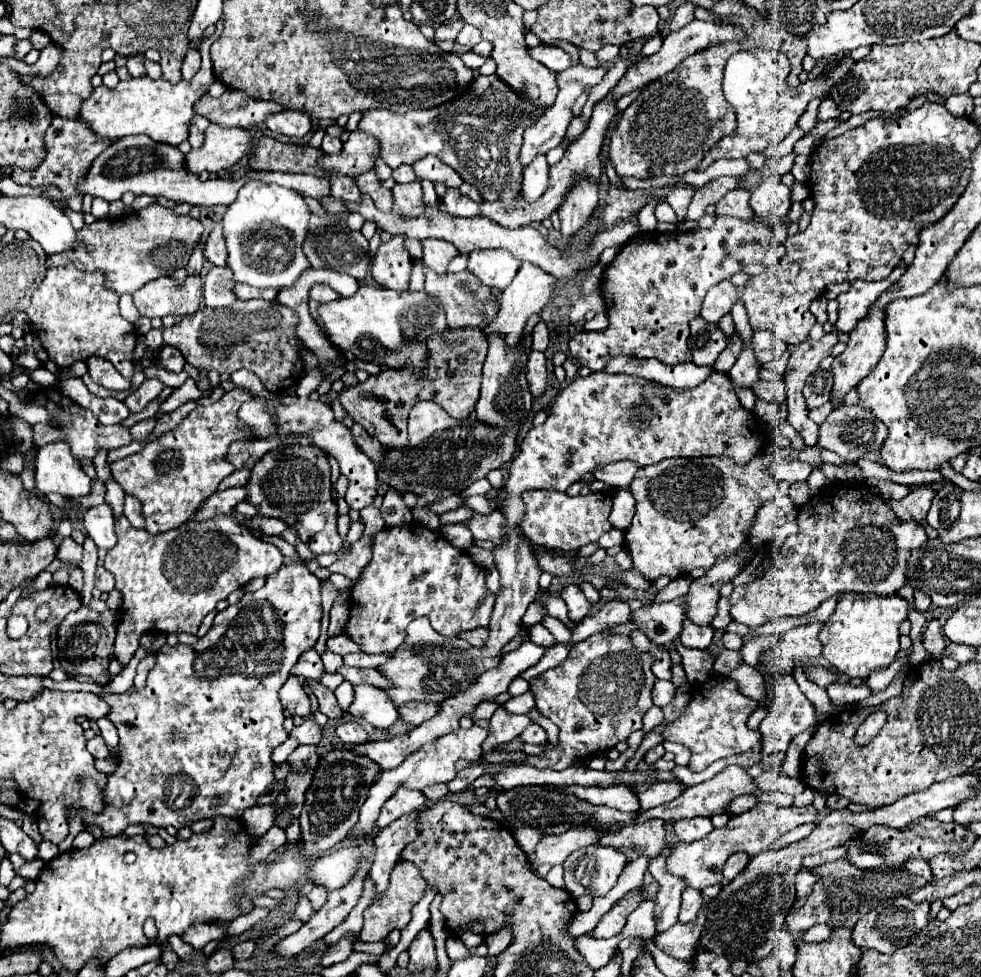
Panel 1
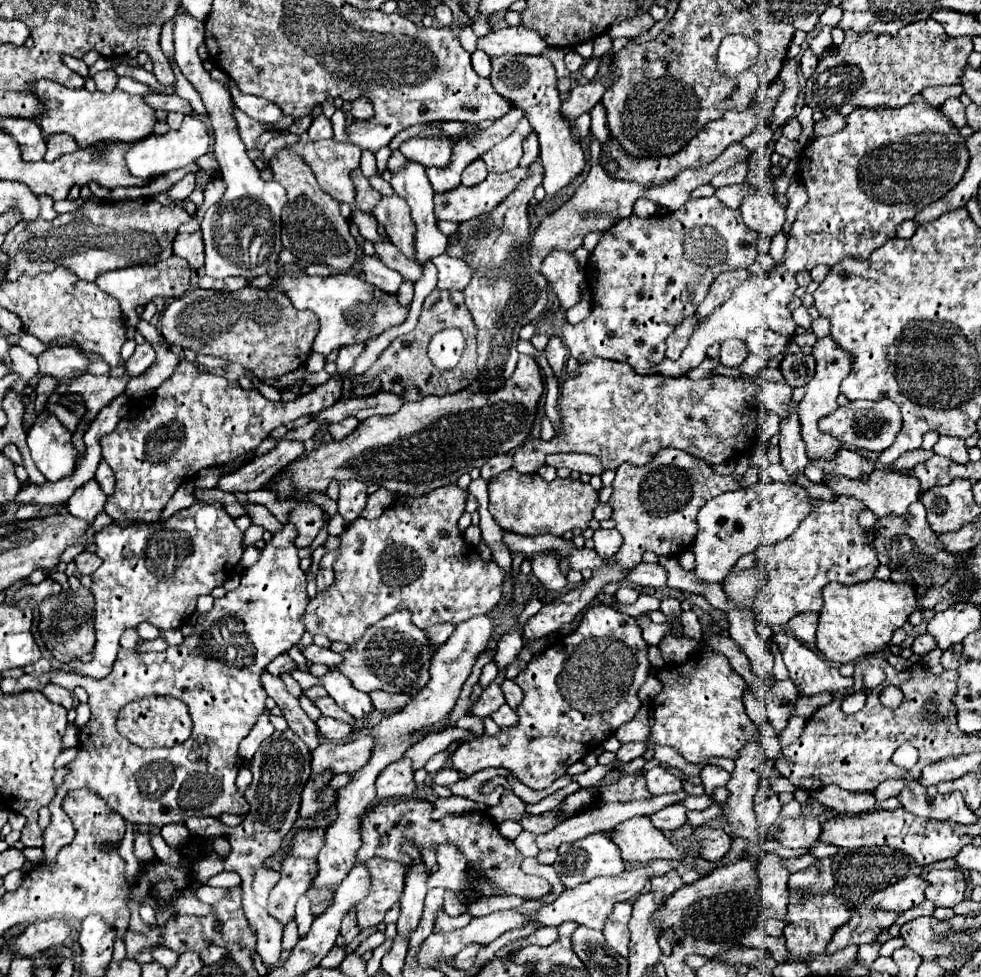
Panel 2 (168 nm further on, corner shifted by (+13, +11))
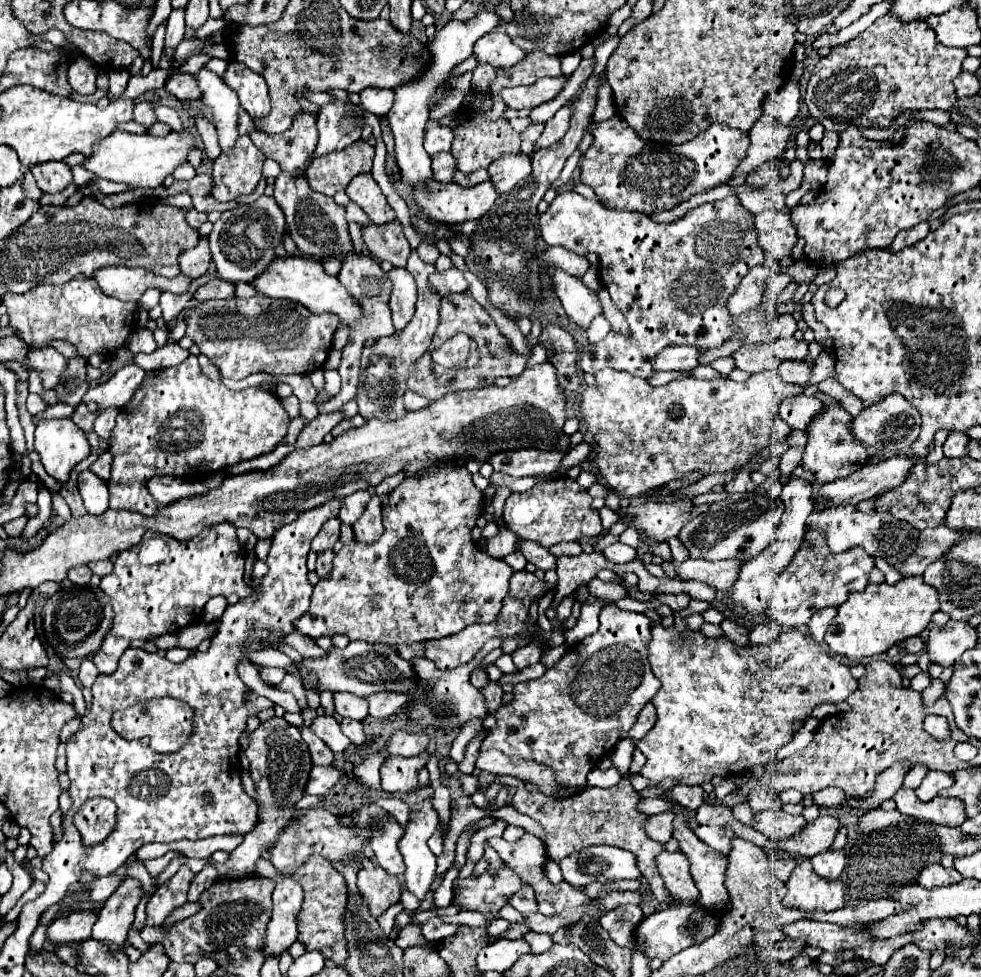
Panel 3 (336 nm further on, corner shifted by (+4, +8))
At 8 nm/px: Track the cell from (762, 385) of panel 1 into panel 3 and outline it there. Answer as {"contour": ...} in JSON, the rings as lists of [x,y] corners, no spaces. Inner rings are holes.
{"contour":[[[793,396],[793,398],[785,398],[781,402],[781,418],[797,430],[805,430],[807,424],[819,414],[819,410],[823,408],[823,402],[813,398],[813,396]]]}

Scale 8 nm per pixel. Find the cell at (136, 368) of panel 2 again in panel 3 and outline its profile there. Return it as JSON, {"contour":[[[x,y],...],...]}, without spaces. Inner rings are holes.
{"contour":[[[129,364],[121,370],[117,370],[117,374],[107,380],[101,386],[93,386],[89,388],[89,392],[83,396],[83,402],[97,402],[99,408],[123,408],[135,394],[135,390],[143,384],[147,370],[143,370],[137,364]]]}

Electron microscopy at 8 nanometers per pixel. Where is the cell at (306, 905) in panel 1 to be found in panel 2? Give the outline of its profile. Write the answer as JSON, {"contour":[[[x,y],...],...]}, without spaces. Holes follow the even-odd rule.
{"contour":[[[290,921],[290,923],[284,927],[284,935],[282,935],[282,951],[290,951],[296,943],[298,943],[296,923],[294,923],[294,921]]]}

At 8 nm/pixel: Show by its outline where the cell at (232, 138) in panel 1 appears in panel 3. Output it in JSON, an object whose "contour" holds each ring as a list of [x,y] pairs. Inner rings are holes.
{"contour":[[[113,132],[109,140],[101,140],[97,144],[97,152],[85,160],[85,168],[93,172],[97,178],[105,178],[111,182],[123,182],[133,188],[157,188],[163,180],[173,174],[179,164],[189,162],[187,156],[195,150],[195,138],[189,132],[169,132],[167,136],[151,136],[151,134],[131,134],[131,132]]]}

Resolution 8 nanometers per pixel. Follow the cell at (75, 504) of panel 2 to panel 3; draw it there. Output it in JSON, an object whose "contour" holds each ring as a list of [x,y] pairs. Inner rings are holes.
{"contour":[[[83,470],[79,474],[79,492],[83,504],[91,516],[101,516],[109,508],[109,490],[107,482],[95,476],[91,470]]]}

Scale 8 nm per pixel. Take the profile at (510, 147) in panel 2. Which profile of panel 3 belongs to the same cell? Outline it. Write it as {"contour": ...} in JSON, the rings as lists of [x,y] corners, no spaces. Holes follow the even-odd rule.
{"contour":[[[505,154],[491,162],[487,168],[491,174],[491,182],[499,192],[513,190],[521,180],[529,178],[531,174],[531,156],[527,154]]]}

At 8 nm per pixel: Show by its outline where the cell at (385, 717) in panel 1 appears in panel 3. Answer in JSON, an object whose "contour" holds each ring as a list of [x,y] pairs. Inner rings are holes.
{"contour":[[[337,692],[335,694],[335,712],[343,718],[353,718],[353,720],[363,720],[367,716],[369,704],[365,698],[353,696],[349,692]]]}

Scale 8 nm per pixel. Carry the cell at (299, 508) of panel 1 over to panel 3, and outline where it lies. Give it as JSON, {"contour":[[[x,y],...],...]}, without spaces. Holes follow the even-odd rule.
{"contour":[[[331,518],[329,522],[325,522],[325,528],[319,530],[319,534],[313,538],[311,542],[311,550],[315,552],[323,552],[323,550],[329,550],[335,546],[335,542],[339,540],[339,520],[337,518]]]}

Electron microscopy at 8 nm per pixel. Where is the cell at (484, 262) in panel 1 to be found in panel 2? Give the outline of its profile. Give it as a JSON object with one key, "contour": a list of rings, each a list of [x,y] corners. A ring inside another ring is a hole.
{"contour":[[[442,253],[430,261],[438,269],[438,287],[440,289],[462,291],[468,285],[470,277],[472,277],[472,269],[462,259],[454,259],[454,257],[448,257],[446,253]]]}

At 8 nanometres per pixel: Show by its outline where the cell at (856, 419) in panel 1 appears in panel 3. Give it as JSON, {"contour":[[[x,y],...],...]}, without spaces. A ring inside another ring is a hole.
{"contour":[[[889,394],[889,396],[885,396],[881,402],[865,408],[851,422],[853,436],[863,446],[869,446],[871,454],[881,454],[885,458],[907,454],[911,442],[919,436],[919,428],[921,428],[919,412],[901,394]]]}

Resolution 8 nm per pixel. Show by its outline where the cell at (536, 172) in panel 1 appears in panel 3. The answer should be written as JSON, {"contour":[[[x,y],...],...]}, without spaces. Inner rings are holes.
{"contour":[[[535,124],[535,126],[529,126],[523,134],[521,134],[521,152],[533,156],[539,148],[537,148],[537,140],[543,132],[543,126],[541,124]]]}

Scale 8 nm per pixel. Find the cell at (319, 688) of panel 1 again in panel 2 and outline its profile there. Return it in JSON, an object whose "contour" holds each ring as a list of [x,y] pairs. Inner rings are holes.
{"contour":[[[322,697],[322,699],[318,699],[314,705],[322,711],[322,715],[328,715],[328,717],[340,719],[340,721],[344,721],[344,723],[348,723],[348,725],[354,725],[354,719],[352,719],[344,709],[340,709],[340,707],[332,701],[332,697]]]}

